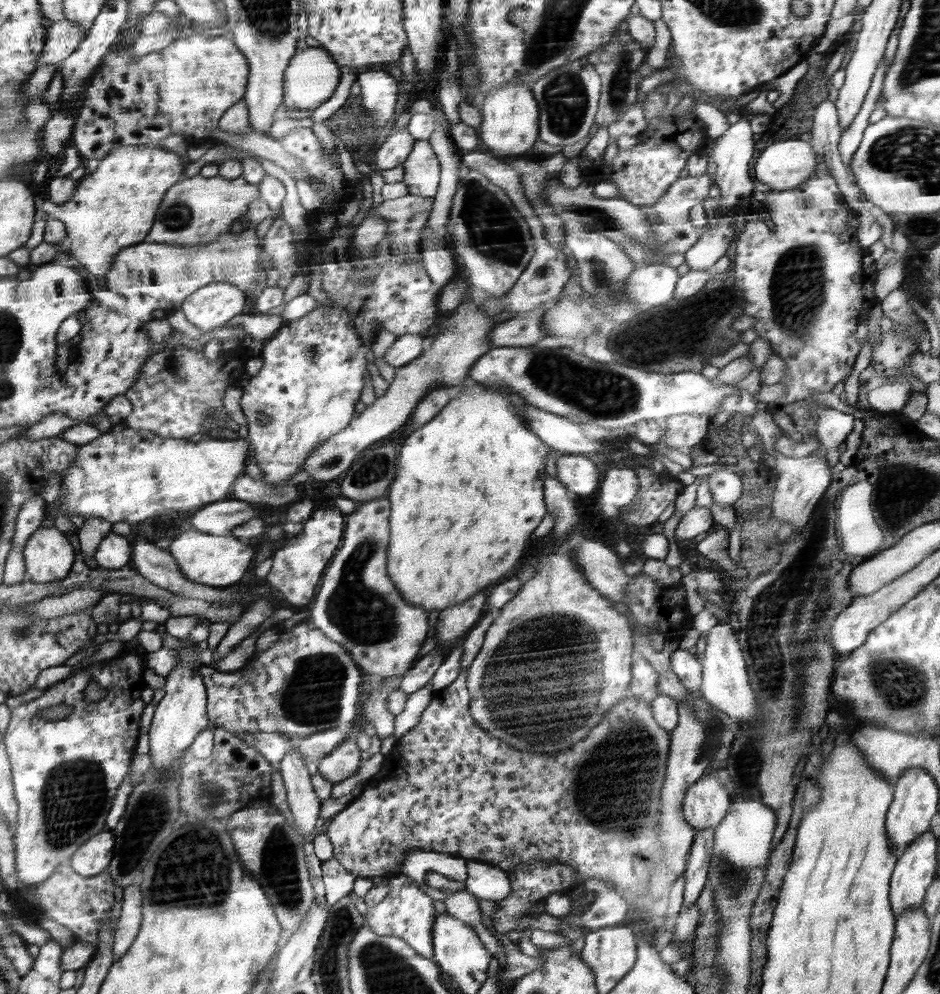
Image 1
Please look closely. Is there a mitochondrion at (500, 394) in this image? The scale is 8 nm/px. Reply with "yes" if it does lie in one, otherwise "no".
no

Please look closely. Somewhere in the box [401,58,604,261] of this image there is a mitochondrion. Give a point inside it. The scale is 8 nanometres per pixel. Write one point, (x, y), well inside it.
(565, 99)

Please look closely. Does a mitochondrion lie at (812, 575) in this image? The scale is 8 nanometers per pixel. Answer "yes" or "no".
no

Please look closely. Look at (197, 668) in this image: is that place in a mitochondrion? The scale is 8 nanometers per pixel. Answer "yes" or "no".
no

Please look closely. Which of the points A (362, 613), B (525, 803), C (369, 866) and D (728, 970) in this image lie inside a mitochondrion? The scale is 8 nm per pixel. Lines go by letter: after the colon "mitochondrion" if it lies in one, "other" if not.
A: mitochondrion
B: other
C: other
D: mitochondrion

